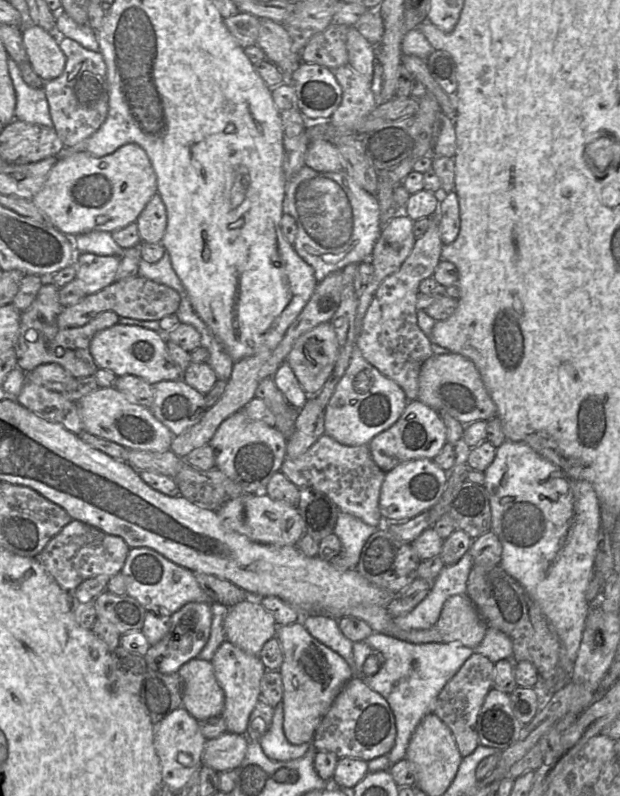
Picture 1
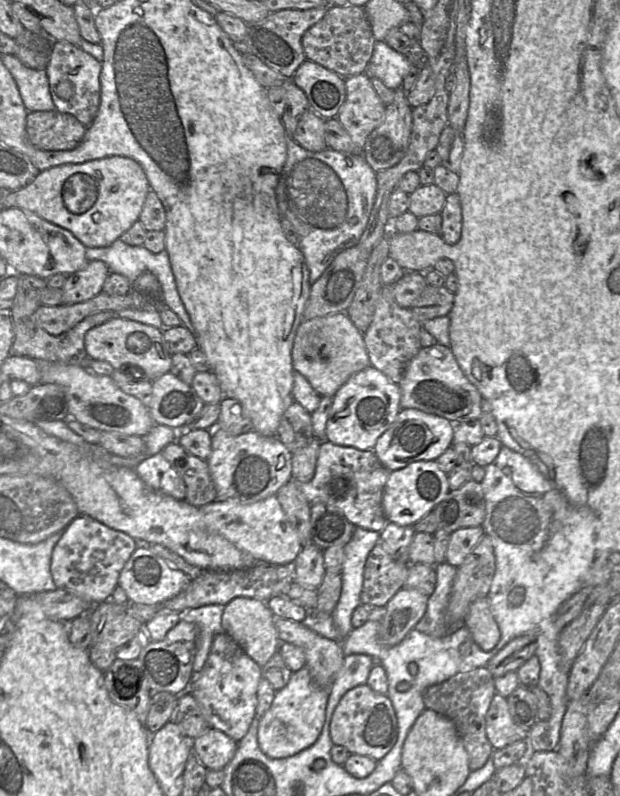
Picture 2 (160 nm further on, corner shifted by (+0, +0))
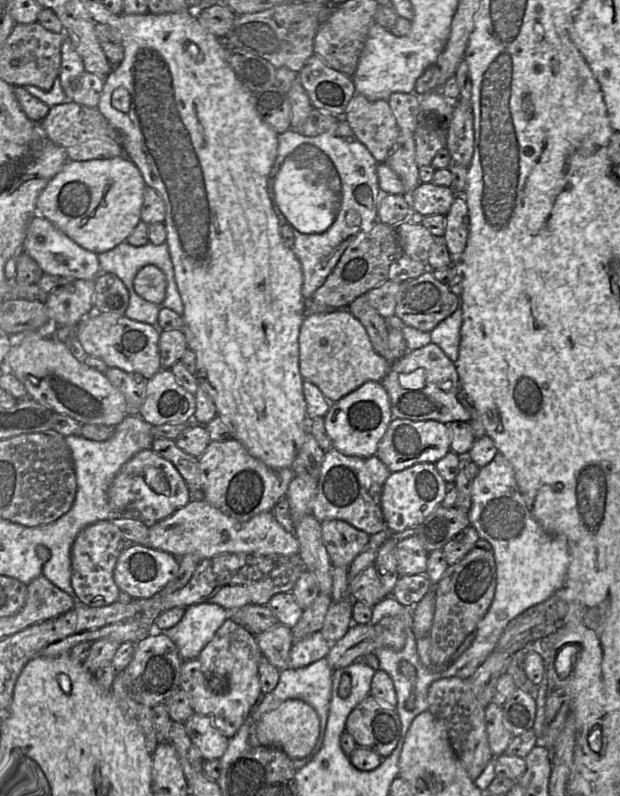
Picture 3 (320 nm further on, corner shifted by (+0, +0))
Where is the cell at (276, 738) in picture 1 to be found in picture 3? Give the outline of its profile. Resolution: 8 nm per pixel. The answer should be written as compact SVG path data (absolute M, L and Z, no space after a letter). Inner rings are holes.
M322 658L306 667L298 668L298 669L289 669L286 668L280 671L280 677L277 686L273 691L263 695L262 699L260 699L259 703L256 704L254 709L252 710L252 720L249 727L249 736L248 736L248 744L250 748L260 746L260 742L257 739L256 730L259 721L263 717L264 714L276 709L281 703L290 699L298 699L302 700L308 705L310 705L317 713L320 721L320 732L317 739L317 742L312 749L311 753L304 758L293 760L293 766L296 770L304 767L307 763L309 763L312 758L319 752L322 747L324 735L327 726L328 713L332 695L332 676L334 673L334 669L329 664L328 659Z

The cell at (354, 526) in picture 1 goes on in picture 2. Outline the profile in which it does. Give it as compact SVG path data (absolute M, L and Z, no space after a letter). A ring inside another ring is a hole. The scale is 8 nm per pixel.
M356 527L351 540L343 547L342 587L339 600L332 612L340 639L345 639L353 629L351 617L354 609L361 605L365 562L379 541L380 532Z

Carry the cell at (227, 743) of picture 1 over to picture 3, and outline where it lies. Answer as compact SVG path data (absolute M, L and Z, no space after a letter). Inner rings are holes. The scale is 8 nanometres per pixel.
M194 713L184 726L205 761L220 760L228 747L229 739L213 726L209 717Z

